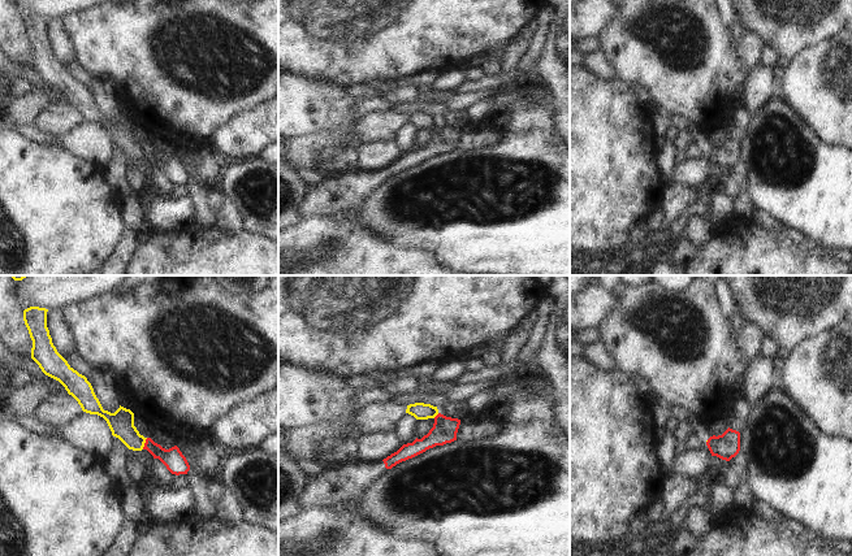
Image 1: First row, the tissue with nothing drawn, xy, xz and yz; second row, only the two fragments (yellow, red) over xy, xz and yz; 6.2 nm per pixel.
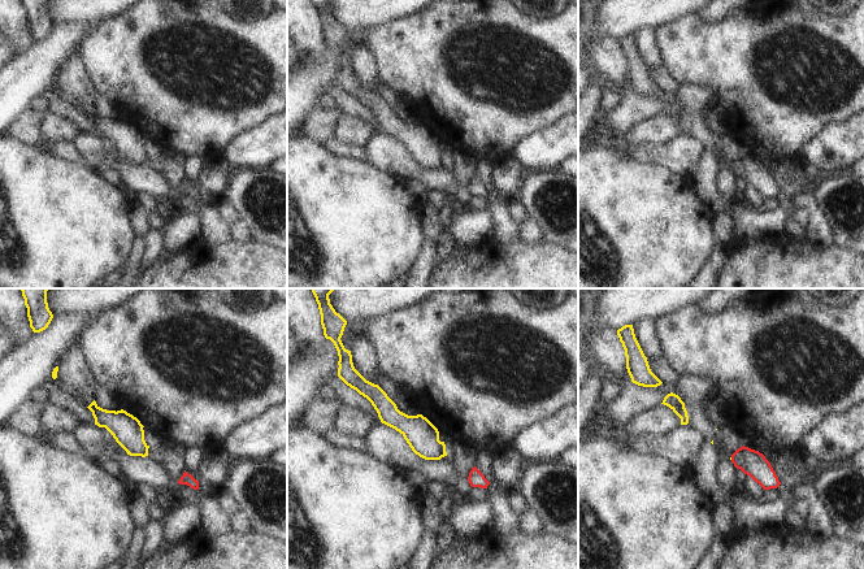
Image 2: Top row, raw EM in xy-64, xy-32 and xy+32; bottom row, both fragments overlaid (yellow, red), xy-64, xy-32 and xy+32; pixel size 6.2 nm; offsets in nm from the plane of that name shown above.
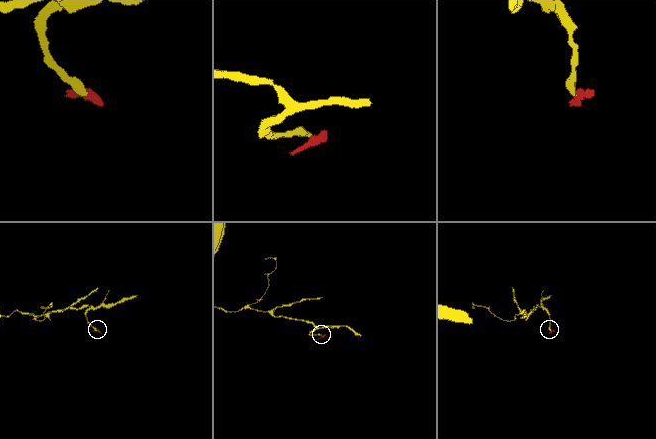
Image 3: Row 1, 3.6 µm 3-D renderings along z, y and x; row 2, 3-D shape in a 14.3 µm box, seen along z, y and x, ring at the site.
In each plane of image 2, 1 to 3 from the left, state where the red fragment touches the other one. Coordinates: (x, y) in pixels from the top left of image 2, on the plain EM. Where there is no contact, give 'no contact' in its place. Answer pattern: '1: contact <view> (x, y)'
1: no contact
2: no contact
3: no contact

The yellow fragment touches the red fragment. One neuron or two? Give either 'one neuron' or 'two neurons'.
two neurons

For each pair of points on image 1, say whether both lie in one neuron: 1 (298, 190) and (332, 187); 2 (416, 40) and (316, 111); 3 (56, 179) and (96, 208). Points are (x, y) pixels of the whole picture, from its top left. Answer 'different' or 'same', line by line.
1: different
2: different
3: same

